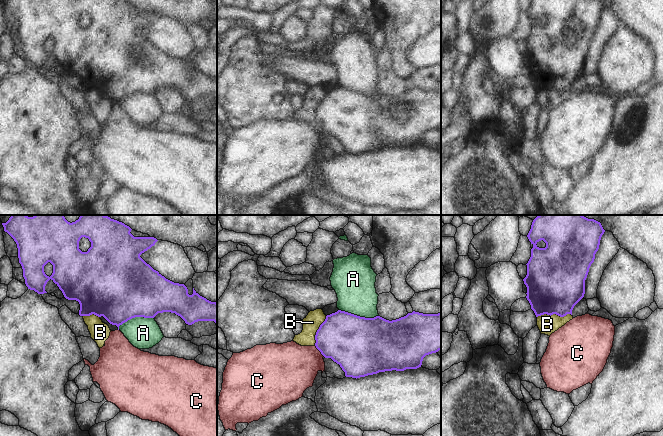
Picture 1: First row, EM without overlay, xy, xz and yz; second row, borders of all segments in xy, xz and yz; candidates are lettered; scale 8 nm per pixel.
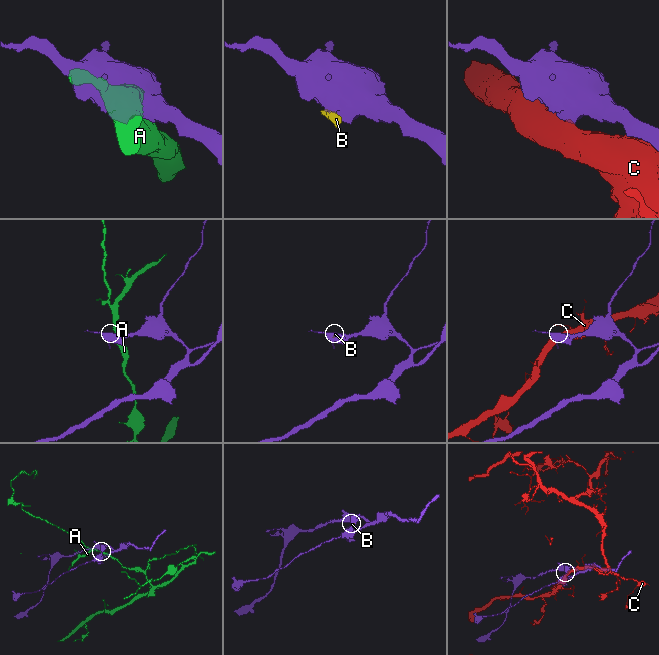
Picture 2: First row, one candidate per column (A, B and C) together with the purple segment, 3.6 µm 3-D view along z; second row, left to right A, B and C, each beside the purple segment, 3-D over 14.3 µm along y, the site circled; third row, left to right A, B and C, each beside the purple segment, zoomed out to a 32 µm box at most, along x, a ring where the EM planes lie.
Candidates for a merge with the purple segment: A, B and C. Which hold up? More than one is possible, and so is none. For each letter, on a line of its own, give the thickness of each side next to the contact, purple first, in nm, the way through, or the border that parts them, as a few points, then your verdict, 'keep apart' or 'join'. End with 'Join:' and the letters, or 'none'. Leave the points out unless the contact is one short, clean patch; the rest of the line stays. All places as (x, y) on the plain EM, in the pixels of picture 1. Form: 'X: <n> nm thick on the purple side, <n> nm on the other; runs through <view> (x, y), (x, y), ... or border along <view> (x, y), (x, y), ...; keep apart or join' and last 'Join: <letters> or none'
A: 460 nm thick on the purple side, 320 nm on the other; keep apart
B: 480 nm thick on the purple side, 150 nm on the other; border along yz (571, 90), (563, 92), (541, 90), (537, 93); keep apart
C: 420 nm thick on the purple side, 380 nm on the other; keep apart
Join: none

